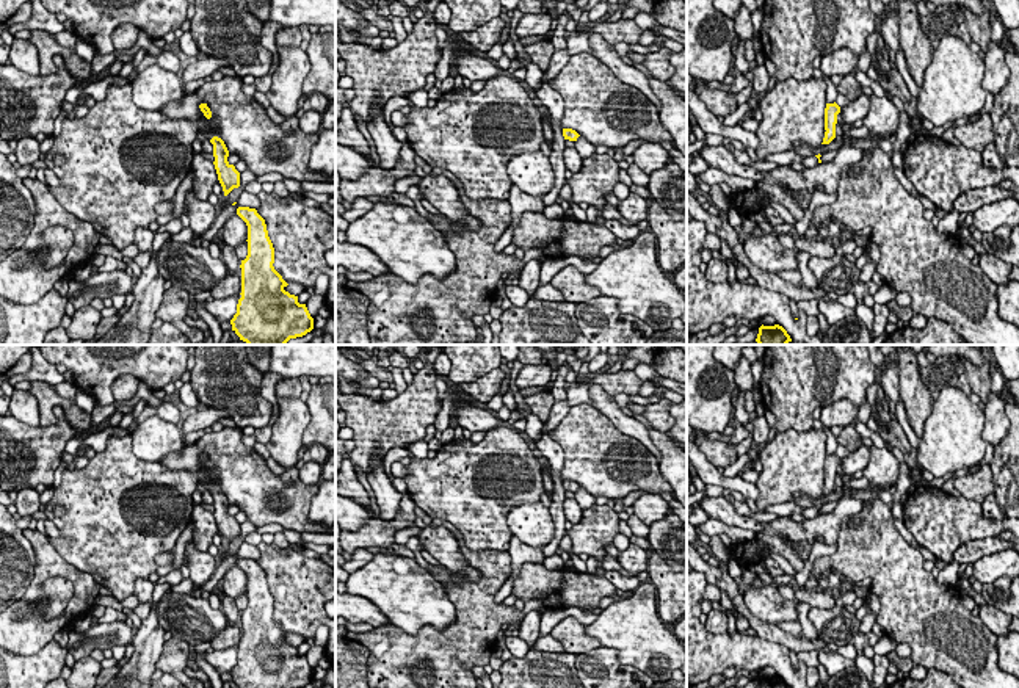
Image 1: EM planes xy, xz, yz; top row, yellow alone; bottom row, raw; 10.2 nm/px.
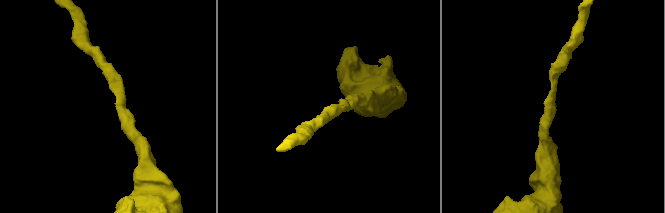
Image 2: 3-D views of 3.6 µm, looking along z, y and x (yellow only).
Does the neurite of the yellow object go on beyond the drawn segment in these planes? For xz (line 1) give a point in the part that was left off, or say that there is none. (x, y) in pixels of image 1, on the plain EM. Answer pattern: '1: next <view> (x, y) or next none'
1: next none

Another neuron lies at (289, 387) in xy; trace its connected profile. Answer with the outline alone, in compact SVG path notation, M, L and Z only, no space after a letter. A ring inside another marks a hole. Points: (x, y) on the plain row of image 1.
M284 378L276 386L276 395L281 398L298 398L298 397L301 397L299 378Z

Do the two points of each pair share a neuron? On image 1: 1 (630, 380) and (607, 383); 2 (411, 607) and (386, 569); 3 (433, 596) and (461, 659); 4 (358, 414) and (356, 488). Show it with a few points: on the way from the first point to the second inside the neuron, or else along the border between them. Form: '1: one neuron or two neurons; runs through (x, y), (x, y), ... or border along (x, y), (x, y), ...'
1: one neuron; runs through (624, 381), (613, 383)
2: one neuron; runs through (409, 597), (391, 579)
3: two neurons; border along (446, 590), (455, 619), (411, 635)
4: two neurons; border along (351, 461), (353, 466)

